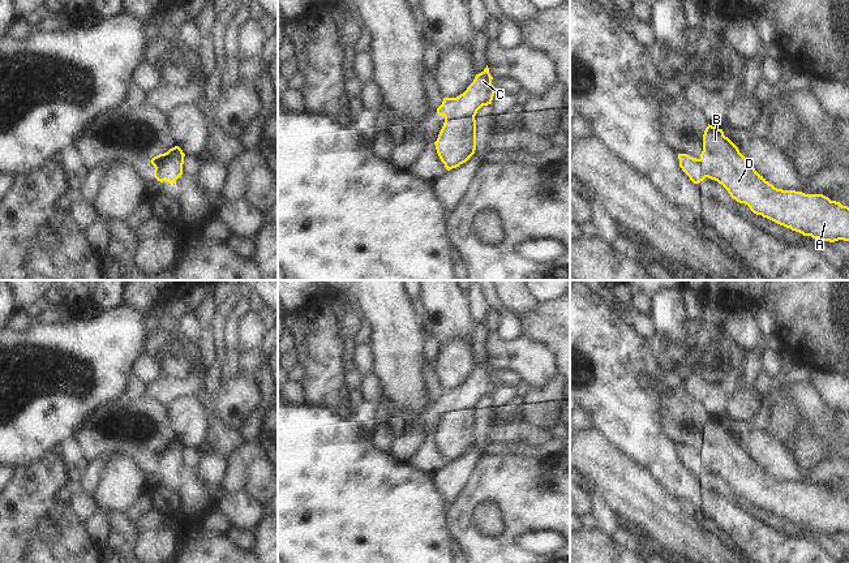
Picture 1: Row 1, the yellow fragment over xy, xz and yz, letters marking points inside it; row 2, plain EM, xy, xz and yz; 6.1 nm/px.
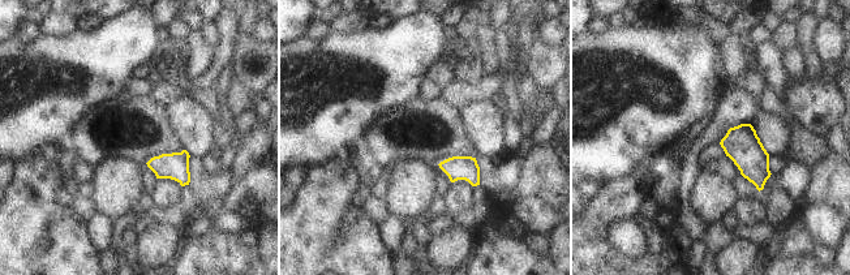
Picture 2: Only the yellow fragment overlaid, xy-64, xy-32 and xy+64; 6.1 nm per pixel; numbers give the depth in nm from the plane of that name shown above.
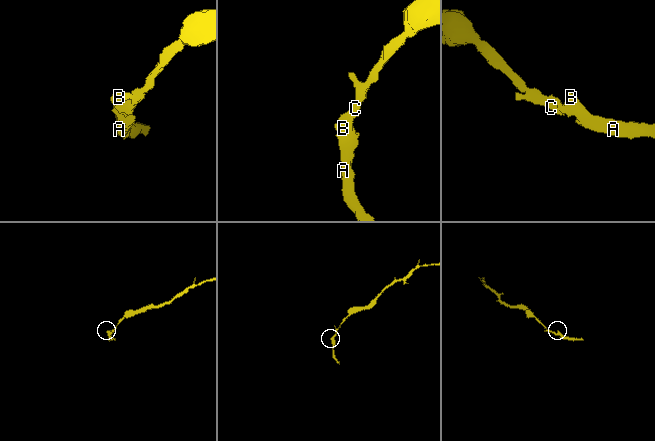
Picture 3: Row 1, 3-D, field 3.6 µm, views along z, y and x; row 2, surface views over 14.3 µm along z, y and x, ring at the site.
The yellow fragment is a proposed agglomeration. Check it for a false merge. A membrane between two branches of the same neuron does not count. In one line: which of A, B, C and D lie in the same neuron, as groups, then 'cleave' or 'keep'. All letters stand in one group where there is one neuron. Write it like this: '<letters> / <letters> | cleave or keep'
A B D / C | cleave

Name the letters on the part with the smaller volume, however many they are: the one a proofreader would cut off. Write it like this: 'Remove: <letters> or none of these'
Remove: A, B, D

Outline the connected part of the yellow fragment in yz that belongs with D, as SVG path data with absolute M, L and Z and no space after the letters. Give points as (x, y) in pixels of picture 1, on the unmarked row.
M708 416L700 457L706 469L721 476L730 489L780 517L822 533L849 533L849 499L823 486L775 480L724 427Z

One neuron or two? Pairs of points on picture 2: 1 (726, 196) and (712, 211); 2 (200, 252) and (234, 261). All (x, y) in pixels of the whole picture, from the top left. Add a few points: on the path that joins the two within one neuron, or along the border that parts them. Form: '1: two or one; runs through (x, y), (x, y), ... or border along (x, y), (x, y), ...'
1: one; runs through (722, 200), (715, 207)
2: one; runs through (207, 260), (226, 261)

